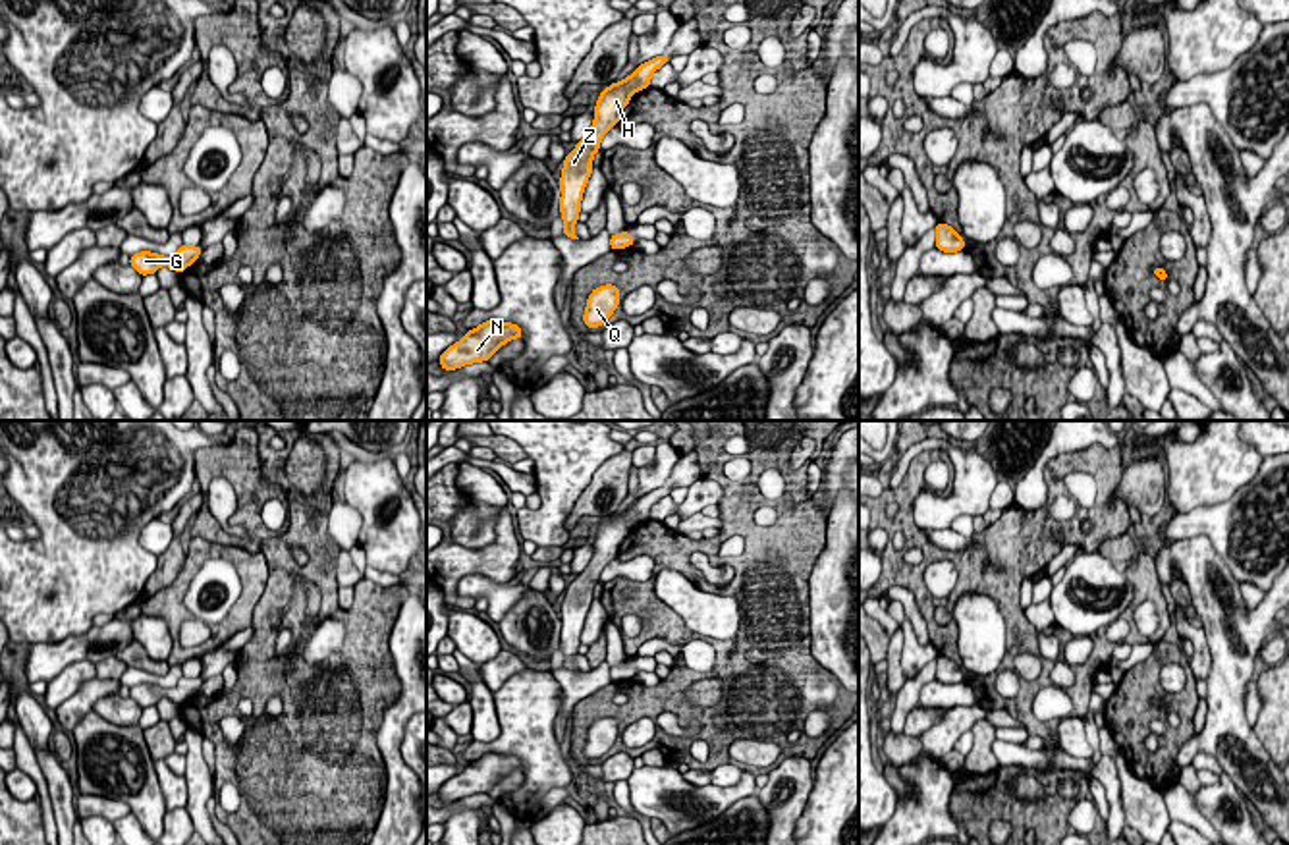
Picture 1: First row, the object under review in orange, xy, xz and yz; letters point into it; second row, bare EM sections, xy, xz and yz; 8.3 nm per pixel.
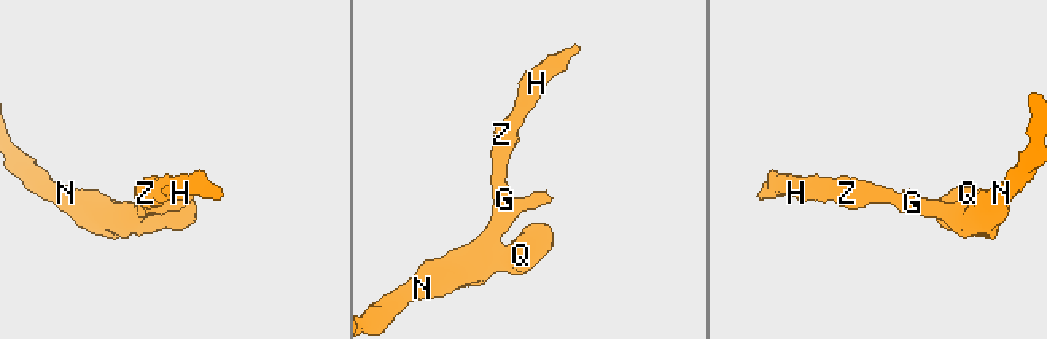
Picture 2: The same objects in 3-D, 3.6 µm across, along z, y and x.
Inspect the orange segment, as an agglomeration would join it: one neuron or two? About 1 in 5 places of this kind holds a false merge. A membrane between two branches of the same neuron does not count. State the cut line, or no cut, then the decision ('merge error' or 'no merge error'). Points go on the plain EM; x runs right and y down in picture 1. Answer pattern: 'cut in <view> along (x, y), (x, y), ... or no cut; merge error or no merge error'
no cut; no merge error

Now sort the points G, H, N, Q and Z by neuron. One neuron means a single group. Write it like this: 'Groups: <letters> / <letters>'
Groups: G H N Q Z

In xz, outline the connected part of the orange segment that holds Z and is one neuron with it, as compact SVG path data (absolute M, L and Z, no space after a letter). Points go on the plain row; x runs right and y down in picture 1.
M666 486L652 490L641 496L629 509L623 513L612 515L598 529L594 538L594 554L589 565L577 575L577 579L565 588L560 621L560 642L563 650L563 668L571 671L579 671L573 664L573 656L579 654L579 637L594 602L592 590L600 581L602 569L617 558L621 552L621 542L629 536L631 527L650 519L652 505L668 496L670 490Z

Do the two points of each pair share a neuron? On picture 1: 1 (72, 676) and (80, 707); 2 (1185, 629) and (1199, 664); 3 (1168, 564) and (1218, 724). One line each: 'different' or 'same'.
1: different
2: same
3: same

